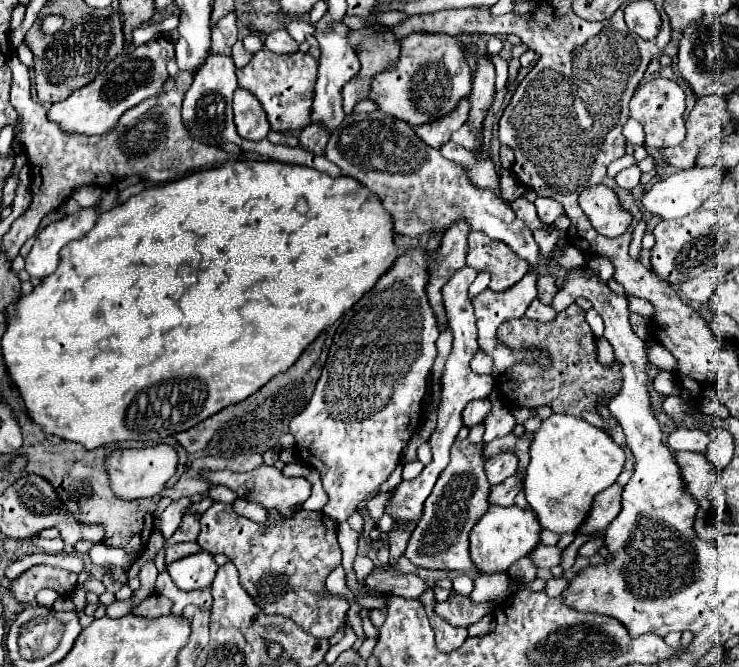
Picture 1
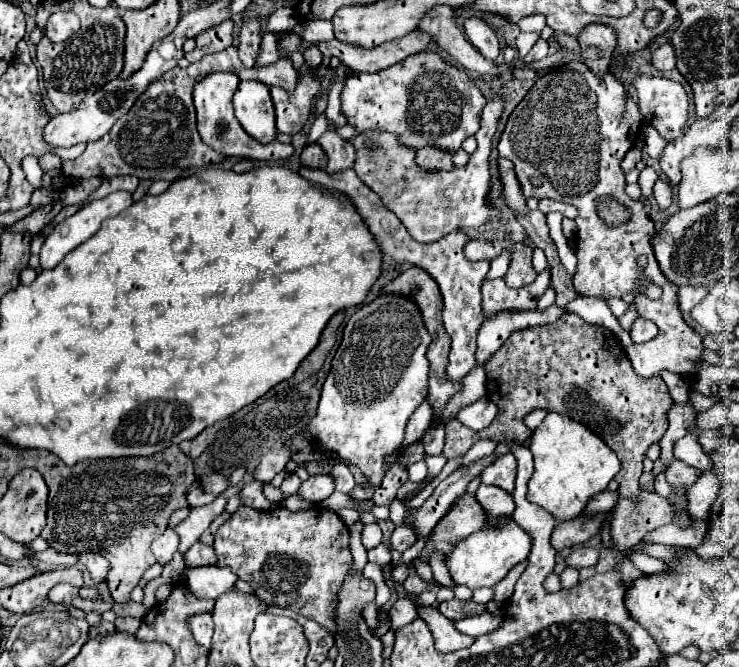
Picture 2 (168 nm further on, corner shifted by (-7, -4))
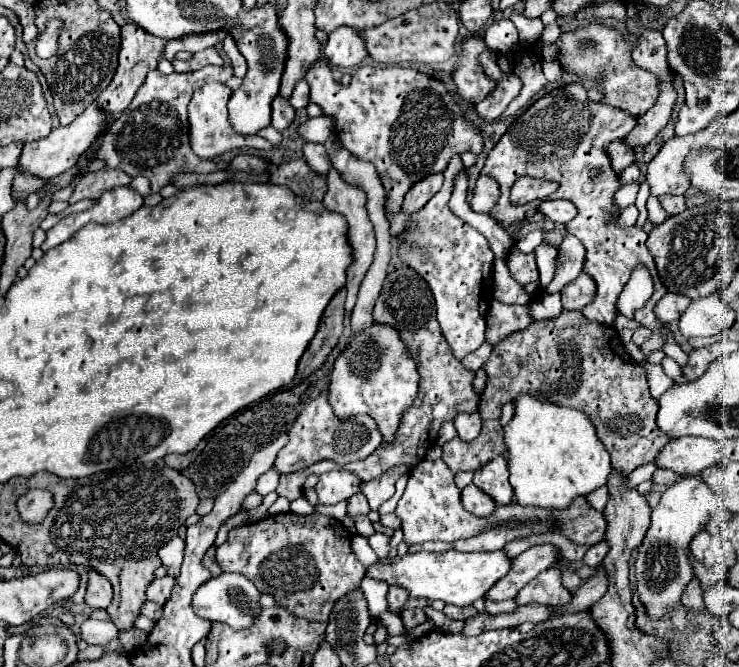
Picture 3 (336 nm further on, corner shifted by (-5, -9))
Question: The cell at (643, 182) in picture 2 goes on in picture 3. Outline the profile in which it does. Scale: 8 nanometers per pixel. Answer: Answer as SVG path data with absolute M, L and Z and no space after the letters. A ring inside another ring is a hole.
M649 197L649 201L647 201L647 211L649 211L649 221L653 223L653 227L661 225L661 223L667 219L667 213L665 213L665 209L661 207L661 203L659 203L657 197Z

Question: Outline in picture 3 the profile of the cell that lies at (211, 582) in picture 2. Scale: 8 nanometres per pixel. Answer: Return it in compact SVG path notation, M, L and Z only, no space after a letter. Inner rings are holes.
M221 573L219 577L213 577L205 585L199 587L199 591L193 597L193 611L197 617L207 619L211 623L219 621L219 623L227 623L233 629L245 629L255 623L257 611L261 611L259 597L261 597L261 593L249 579L245 579L245 575Z

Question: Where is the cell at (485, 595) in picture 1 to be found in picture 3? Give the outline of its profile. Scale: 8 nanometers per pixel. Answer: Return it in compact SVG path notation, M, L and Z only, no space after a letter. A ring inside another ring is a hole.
M535 545L515 557L511 561L511 569L505 577L501 577L487 593L487 601L505 601L513 599L531 579L535 579L541 571L549 569L557 561L557 547L553 545Z

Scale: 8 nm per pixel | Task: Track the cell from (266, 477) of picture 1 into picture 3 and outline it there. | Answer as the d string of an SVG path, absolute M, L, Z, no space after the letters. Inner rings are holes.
M329 471L319 477L317 495L321 503L339 503L349 501L355 493L361 493L361 479L347 471Z

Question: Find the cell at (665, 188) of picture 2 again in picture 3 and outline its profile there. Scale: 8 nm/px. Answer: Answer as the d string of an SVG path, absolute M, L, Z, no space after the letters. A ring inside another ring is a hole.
M662 195L658 198L662 207L669 216L675 216L685 211L686 204L684 196Z

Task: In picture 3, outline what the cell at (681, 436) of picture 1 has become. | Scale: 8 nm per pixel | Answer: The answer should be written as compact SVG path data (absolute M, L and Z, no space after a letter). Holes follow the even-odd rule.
M683 477L673 487L669 487L659 505L651 513L651 527L647 529L641 545L637 547L635 559L635 577L637 591L647 609L649 619L657 621L669 615L673 609L681 607L681 595L689 581L695 577L695 571L689 561L689 543L703 531L715 513L715 495L705 487L701 477Z

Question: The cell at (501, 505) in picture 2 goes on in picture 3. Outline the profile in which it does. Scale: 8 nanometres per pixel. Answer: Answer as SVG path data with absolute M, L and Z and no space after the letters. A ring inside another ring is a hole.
M469 485L469 487L465 487L463 491L461 491L461 503L463 503L463 507L469 511L469 513L473 513L473 515L477 515L477 517L489 517L493 511L495 511L495 503L493 503L493 499L489 499L481 489L477 489L475 485Z

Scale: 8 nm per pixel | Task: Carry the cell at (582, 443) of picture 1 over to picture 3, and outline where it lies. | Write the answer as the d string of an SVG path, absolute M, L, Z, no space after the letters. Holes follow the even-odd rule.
M527 393L515 399L515 415L505 425L509 483L521 505L563 509L573 497L603 487L611 473L611 457L593 431L593 423L577 409L539 401Z

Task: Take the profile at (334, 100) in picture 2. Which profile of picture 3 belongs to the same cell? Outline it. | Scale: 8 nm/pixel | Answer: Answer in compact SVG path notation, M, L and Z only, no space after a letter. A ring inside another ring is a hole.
M321 115L317 119L307 119L297 129L299 137L307 143L325 143L325 139L333 133L333 119Z

